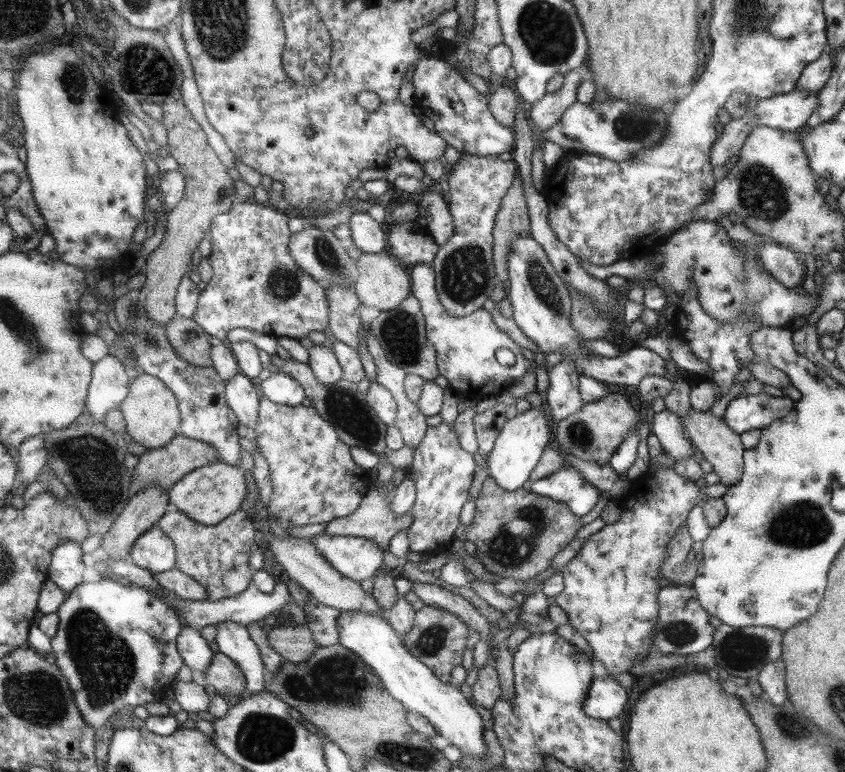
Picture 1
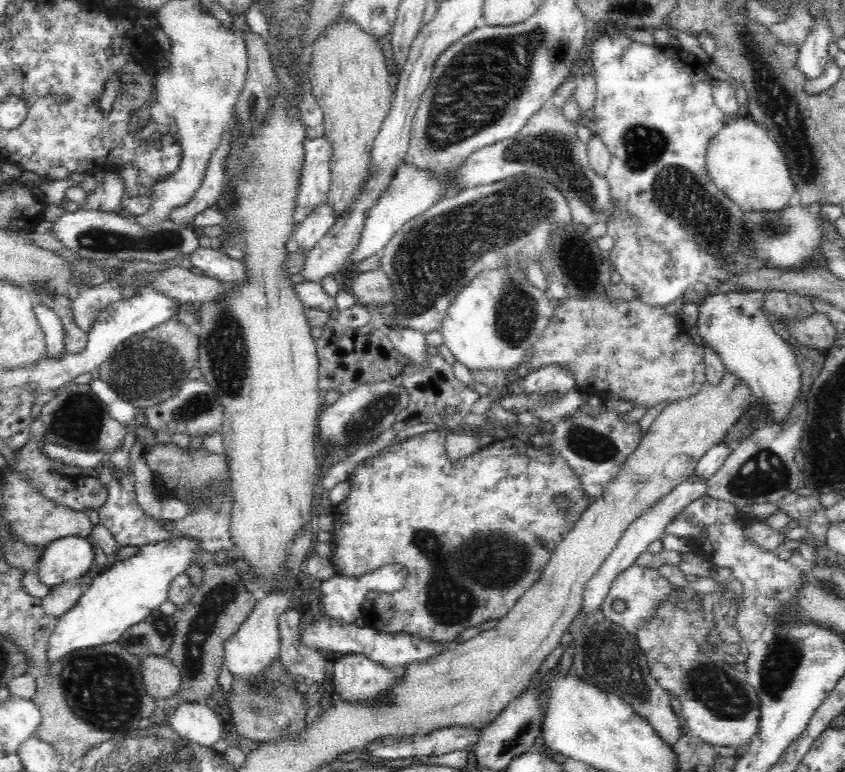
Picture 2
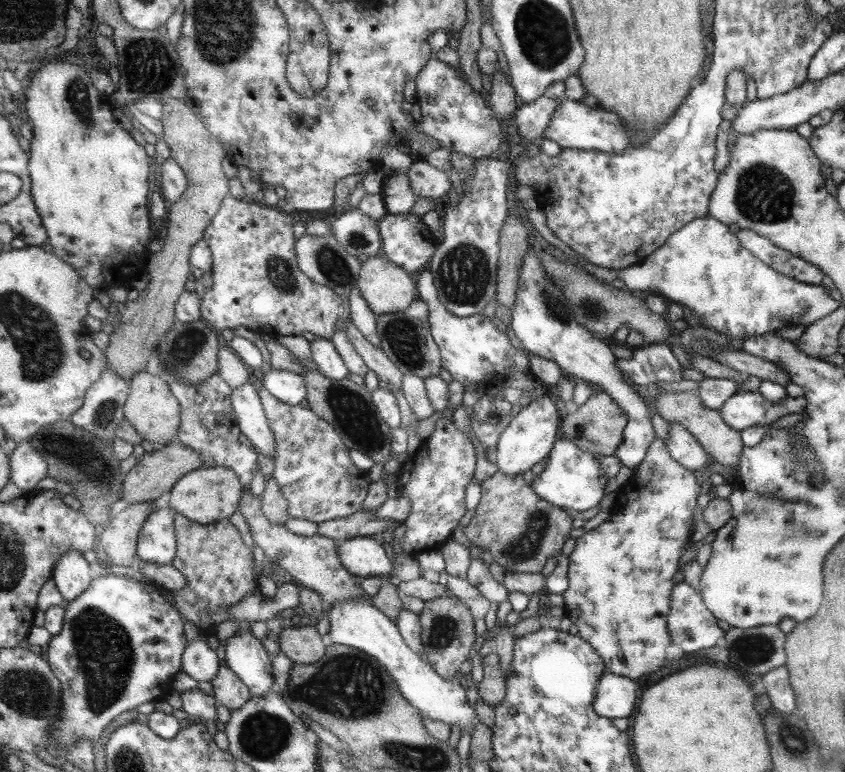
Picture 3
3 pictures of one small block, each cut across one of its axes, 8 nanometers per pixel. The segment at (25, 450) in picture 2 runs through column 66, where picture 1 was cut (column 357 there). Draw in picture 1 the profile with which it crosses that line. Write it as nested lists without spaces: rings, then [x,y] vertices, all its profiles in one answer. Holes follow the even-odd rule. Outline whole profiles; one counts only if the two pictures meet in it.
[[[261,397],[256,425],[250,432],[249,438],[256,442],[270,470],[273,492],[267,512],[277,519],[279,526],[284,530],[288,526],[325,524],[345,518],[357,510],[370,491],[371,478],[367,474],[368,470],[361,470],[361,467],[354,463],[353,457],[349,456],[349,445],[338,436],[336,427],[320,417],[307,402],[297,406],[287,406]]]

